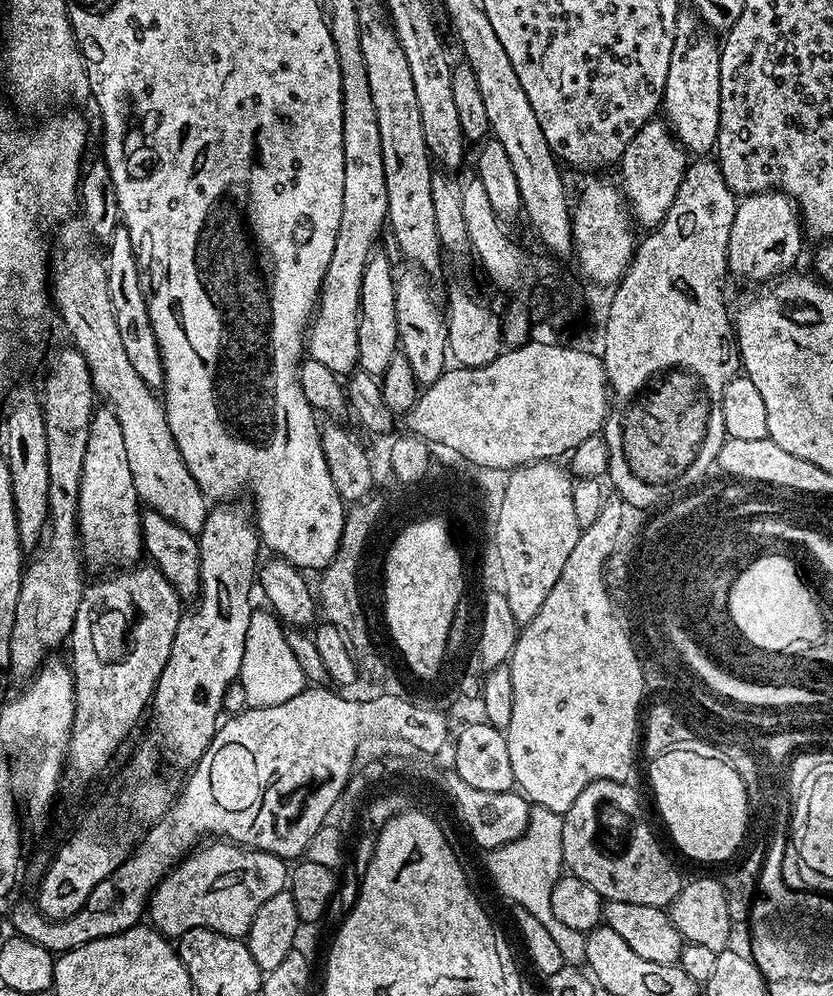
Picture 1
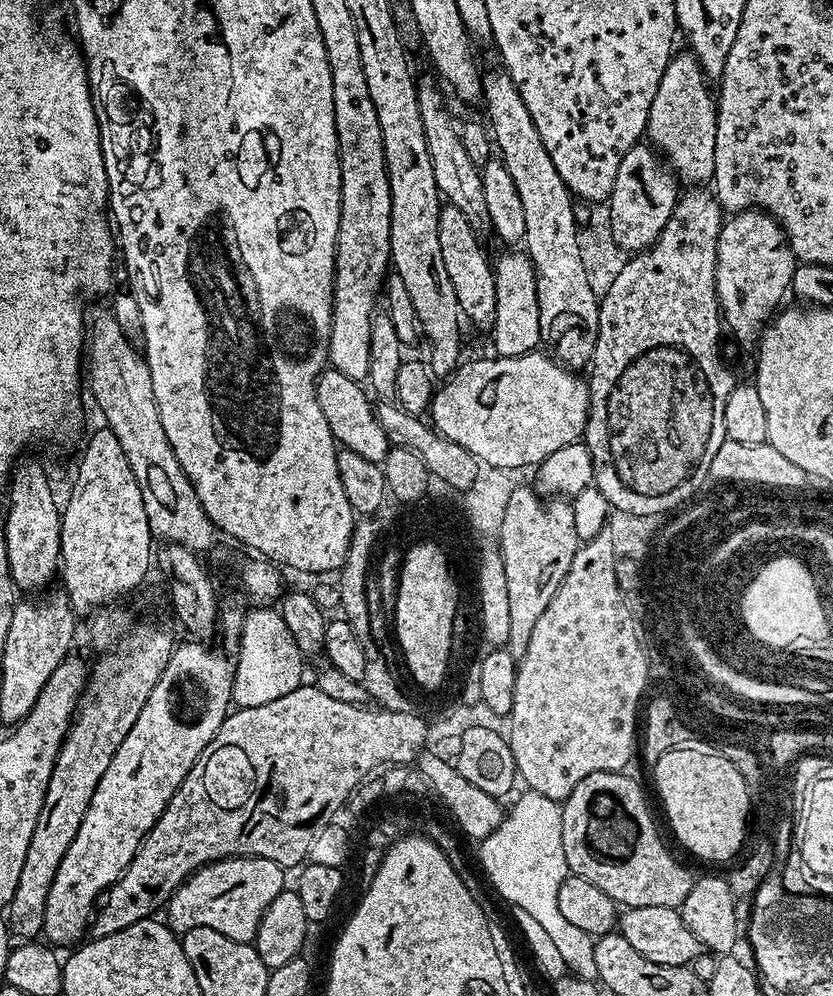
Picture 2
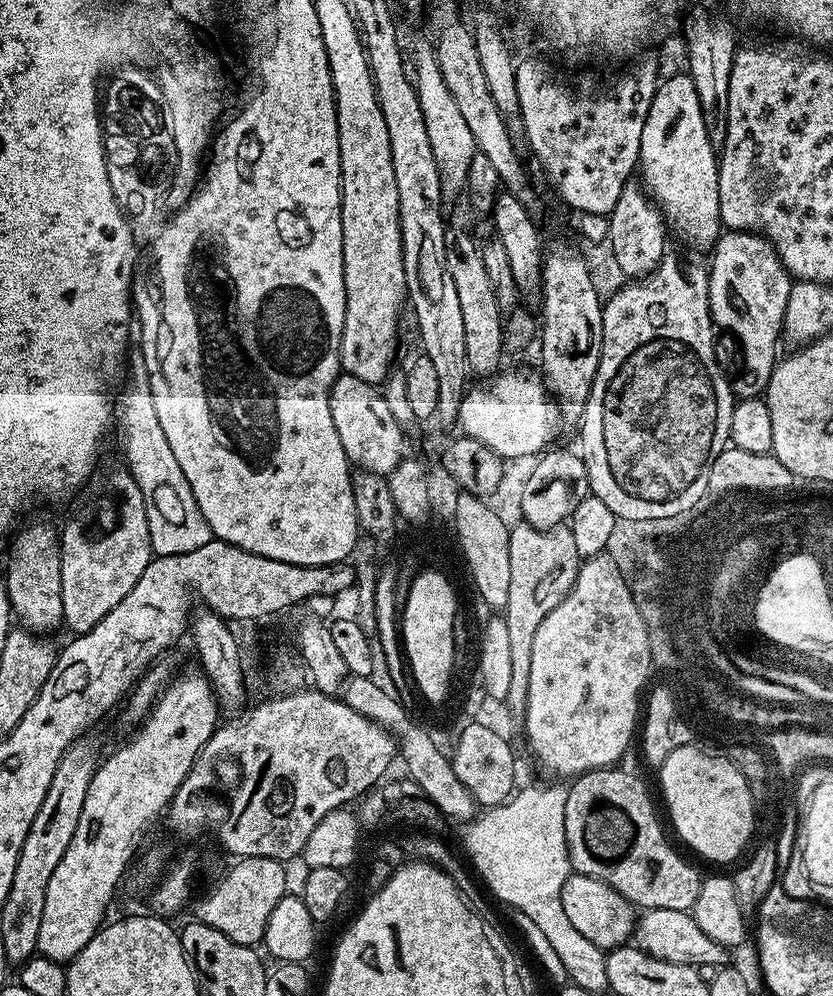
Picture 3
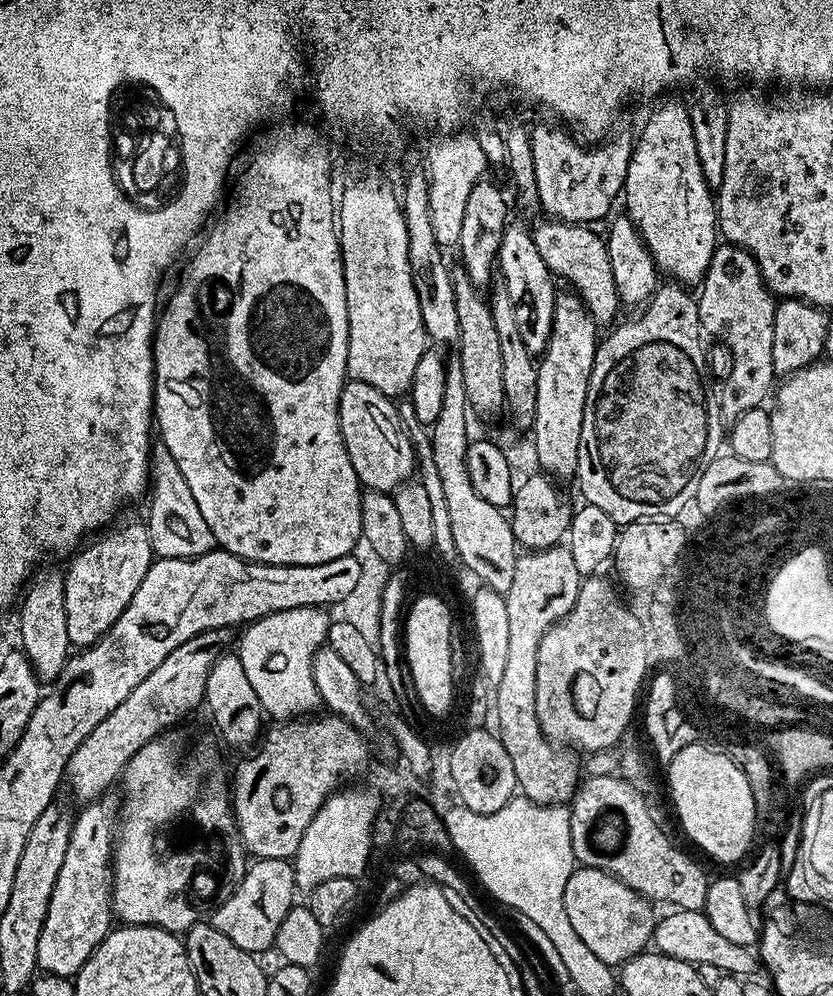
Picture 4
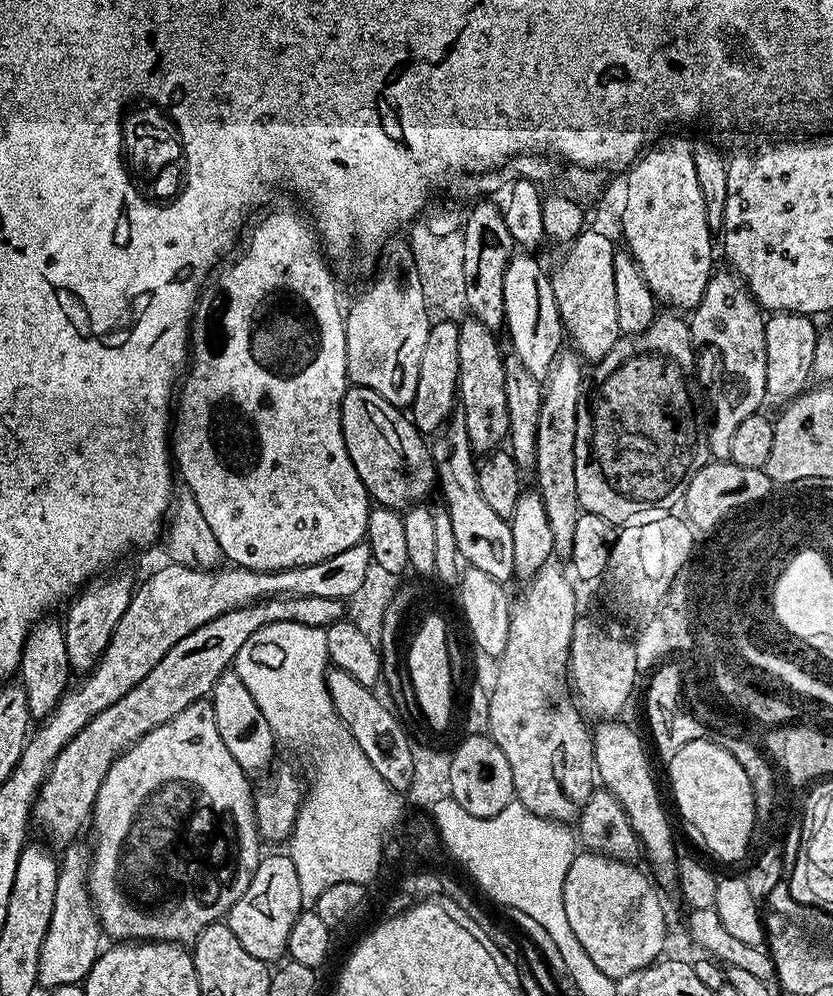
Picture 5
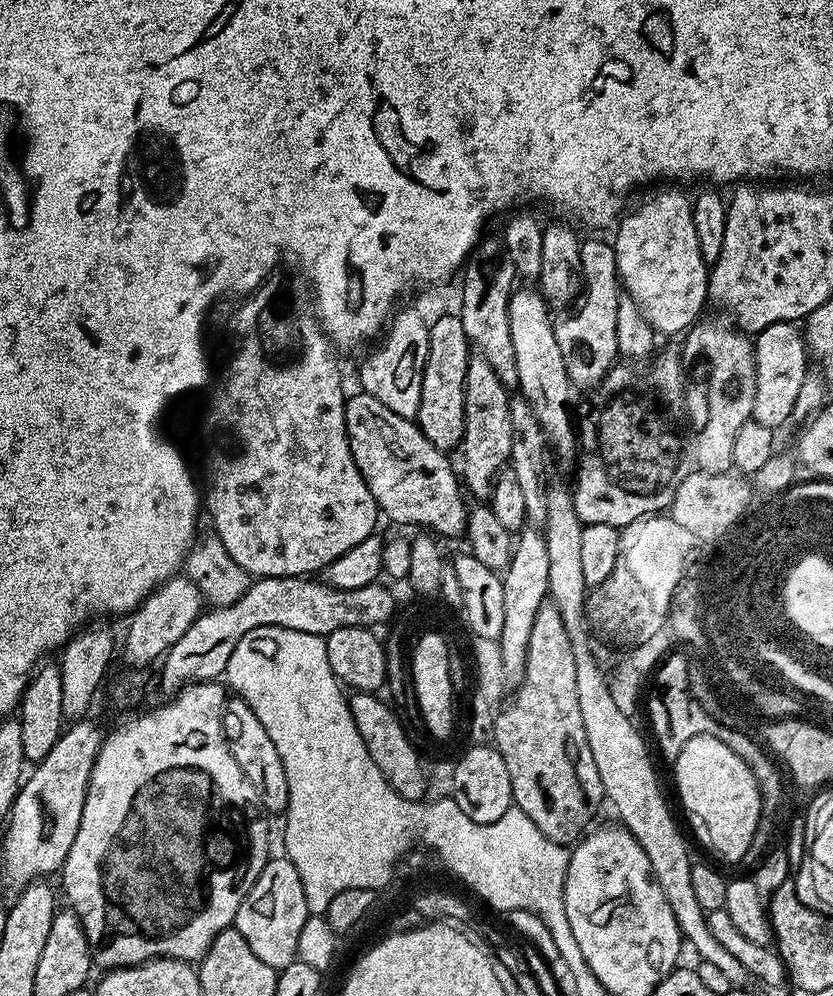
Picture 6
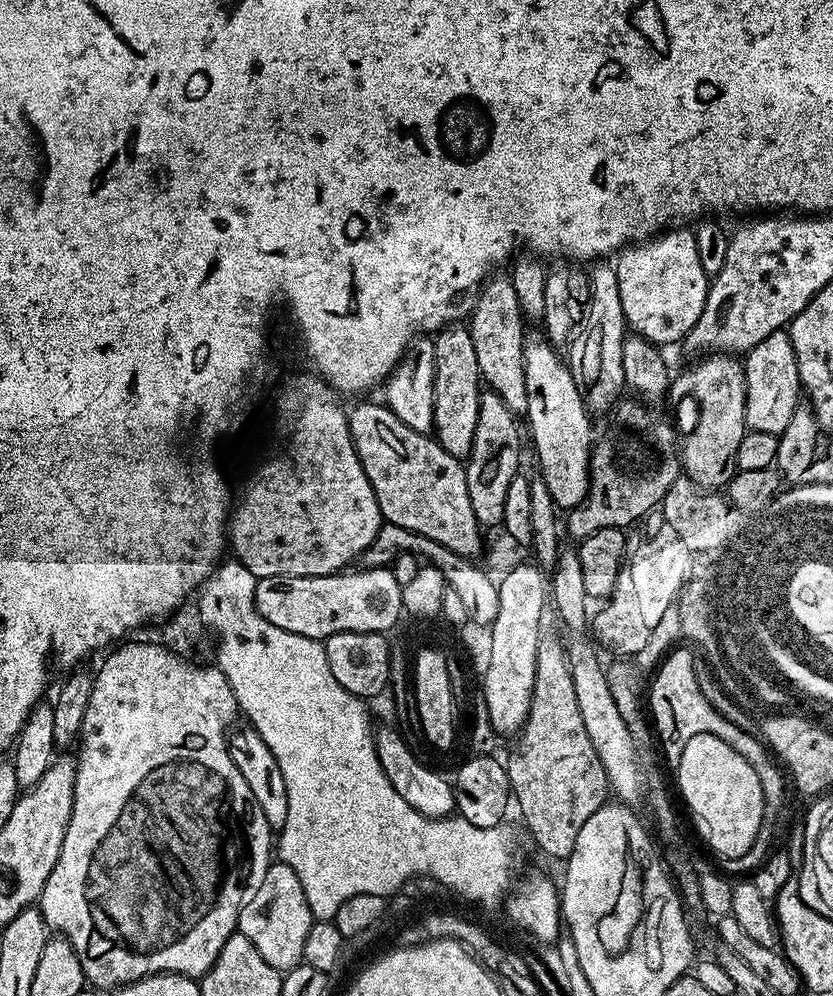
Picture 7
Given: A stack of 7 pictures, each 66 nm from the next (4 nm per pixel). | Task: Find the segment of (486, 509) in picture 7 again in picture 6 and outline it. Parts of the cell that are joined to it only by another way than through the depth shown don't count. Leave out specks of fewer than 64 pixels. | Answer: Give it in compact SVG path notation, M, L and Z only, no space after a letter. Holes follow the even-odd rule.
M473 354L468 360L466 378L466 418L464 419L464 472L462 482L467 491L477 496L477 501L484 502L492 495L492 487L502 469L512 459L514 430L510 428L509 389L494 372L494 366L486 358Z

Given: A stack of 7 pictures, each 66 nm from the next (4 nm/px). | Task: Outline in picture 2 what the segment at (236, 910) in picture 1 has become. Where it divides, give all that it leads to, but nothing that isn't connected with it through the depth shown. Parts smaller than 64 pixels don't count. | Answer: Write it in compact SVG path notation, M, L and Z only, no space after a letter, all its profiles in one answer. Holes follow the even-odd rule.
M229 856L226 860L211 861L196 869L173 892L166 905L166 923L177 934L186 933L198 926L206 926L210 930L218 930L218 934L226 934L226 938L234 938L234 942L252 944L266 906L270 906L270 902L274 902L274 898L278 898L278 894L285 891L284 876L285 869L279 864L257 856Z

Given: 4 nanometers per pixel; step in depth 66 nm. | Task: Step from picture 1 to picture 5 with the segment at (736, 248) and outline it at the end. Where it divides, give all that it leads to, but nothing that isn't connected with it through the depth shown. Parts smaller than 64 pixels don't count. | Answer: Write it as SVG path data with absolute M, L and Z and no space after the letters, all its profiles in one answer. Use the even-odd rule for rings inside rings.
M731 270L713 271L698 306L691 309L692 339L705 344L720 355L724 367L724 381L716 396L716 409L710 412L708 451L717 460L730 457L730 446L738 426L750 414L761 411L766 404L766 330L762 311L743 280Z

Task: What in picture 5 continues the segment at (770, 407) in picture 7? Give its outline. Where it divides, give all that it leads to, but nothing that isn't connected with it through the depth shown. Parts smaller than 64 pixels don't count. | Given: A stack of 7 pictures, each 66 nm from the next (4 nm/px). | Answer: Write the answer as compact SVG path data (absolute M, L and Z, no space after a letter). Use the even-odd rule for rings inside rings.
M773 312L764 321L766 330L766 400L769 405L783 406L795 400L801 392L809 387L809 372L813 365L814 346L817 325L811 316L800 316L796 312Z

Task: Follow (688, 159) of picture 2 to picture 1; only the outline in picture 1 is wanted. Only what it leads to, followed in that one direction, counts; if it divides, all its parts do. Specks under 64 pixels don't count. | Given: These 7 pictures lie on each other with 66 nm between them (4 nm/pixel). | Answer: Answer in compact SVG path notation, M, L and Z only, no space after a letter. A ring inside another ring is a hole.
M681 10L676 13L674 50L670 54L670 70L666 74L662 116L671 128L672 135L692 154L708 154L716 146L716 135L720 129L720 49L717 37L700 21L695 12Z

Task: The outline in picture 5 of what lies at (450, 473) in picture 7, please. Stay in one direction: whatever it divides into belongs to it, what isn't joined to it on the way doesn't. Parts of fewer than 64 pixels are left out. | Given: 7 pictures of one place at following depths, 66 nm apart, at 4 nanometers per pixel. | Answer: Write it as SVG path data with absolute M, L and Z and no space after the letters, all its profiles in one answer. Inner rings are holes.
M351 385L340 407L340 421L343 428L343 441L346 442L347 453L369 497L383 508L407 509L419 503L435 489L438 477L433 466L432 453L423 433L420 433L411 419L401 410L386 402L376 391L366 387Z

